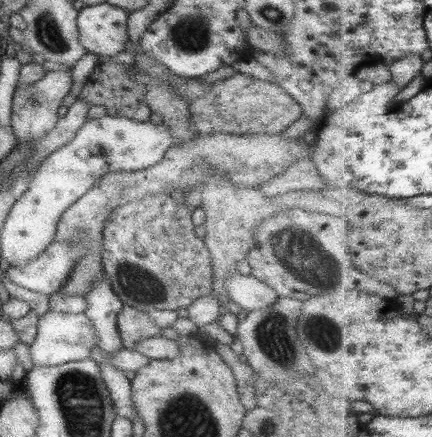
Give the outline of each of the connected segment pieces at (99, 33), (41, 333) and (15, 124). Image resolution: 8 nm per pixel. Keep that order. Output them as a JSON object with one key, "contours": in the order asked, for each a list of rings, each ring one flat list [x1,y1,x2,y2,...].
{"contours":[[[107,2,94,4,94,6,84,5,78,10,76,16,76,25,78,26,78,41,79,44,92,54,113,56,123,52,125,44,127,44,127,22,128,12,121,8,110,5]],[[46,312,38,318,36,337,29,344,31,366,59,366,66,362,83,360,89,357,91,347,97,344,97,332,91,322,80,314]],[[71,68,59,71,47,71,47,74,27,86,16,84,10,108,10,125,15,133,15,142,35,141,41,139,45,131,53,128,57,122,57,108,71,88]]]}

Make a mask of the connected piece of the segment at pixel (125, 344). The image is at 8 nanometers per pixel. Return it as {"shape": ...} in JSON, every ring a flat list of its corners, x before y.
{"shape":[[126,305,117,314,116,324,123,349,133,349,139,339,161,335,162,331,150,322,147,314]]}

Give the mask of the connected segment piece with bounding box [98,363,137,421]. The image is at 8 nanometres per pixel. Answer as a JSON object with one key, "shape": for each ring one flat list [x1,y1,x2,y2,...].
{"shape":[[99,363,98,366,99,372,101,372,101,380,107,386,115,414,132,421,137,411,131,403,130,380,125,377,123,371,109,365,109,363]]}

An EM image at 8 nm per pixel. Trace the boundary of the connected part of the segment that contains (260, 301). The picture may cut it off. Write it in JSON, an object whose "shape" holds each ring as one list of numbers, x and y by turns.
{"shape":[[233,273,229,275,229,279,223,281,231,301,245,311,266,308,279,297,270,286,250,274]]}

